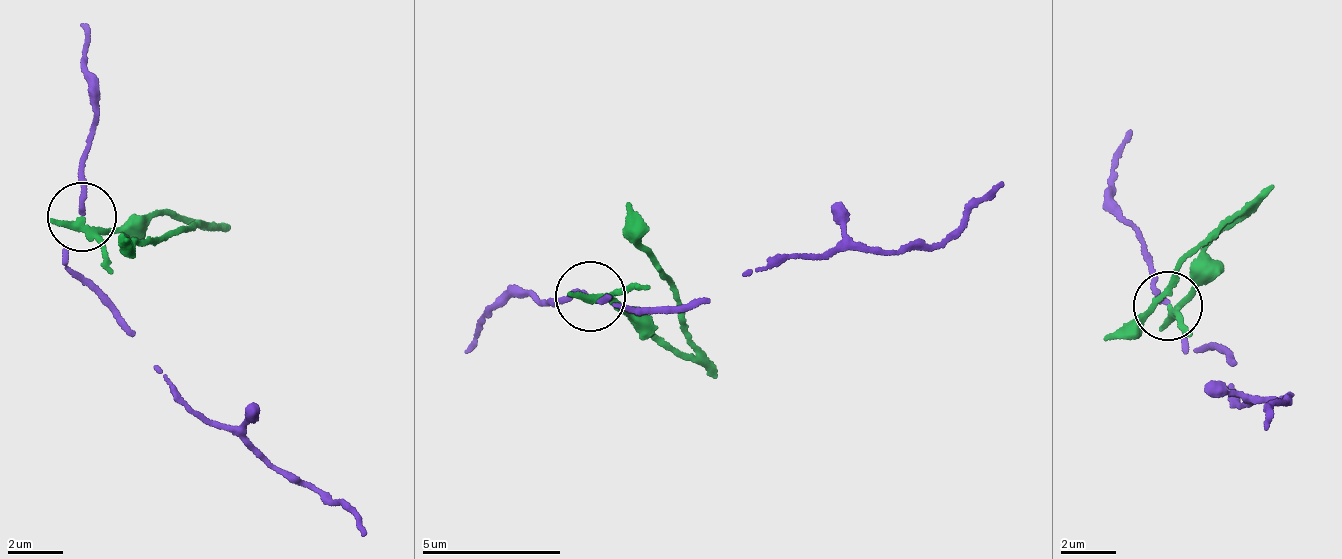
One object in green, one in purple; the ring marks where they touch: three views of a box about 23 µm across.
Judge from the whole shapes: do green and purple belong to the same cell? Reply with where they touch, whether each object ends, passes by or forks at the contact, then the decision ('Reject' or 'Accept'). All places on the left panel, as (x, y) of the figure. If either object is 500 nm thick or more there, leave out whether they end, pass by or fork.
Place: (82, 217). At the ring green passes by. At the ring purple passes by. Reject

